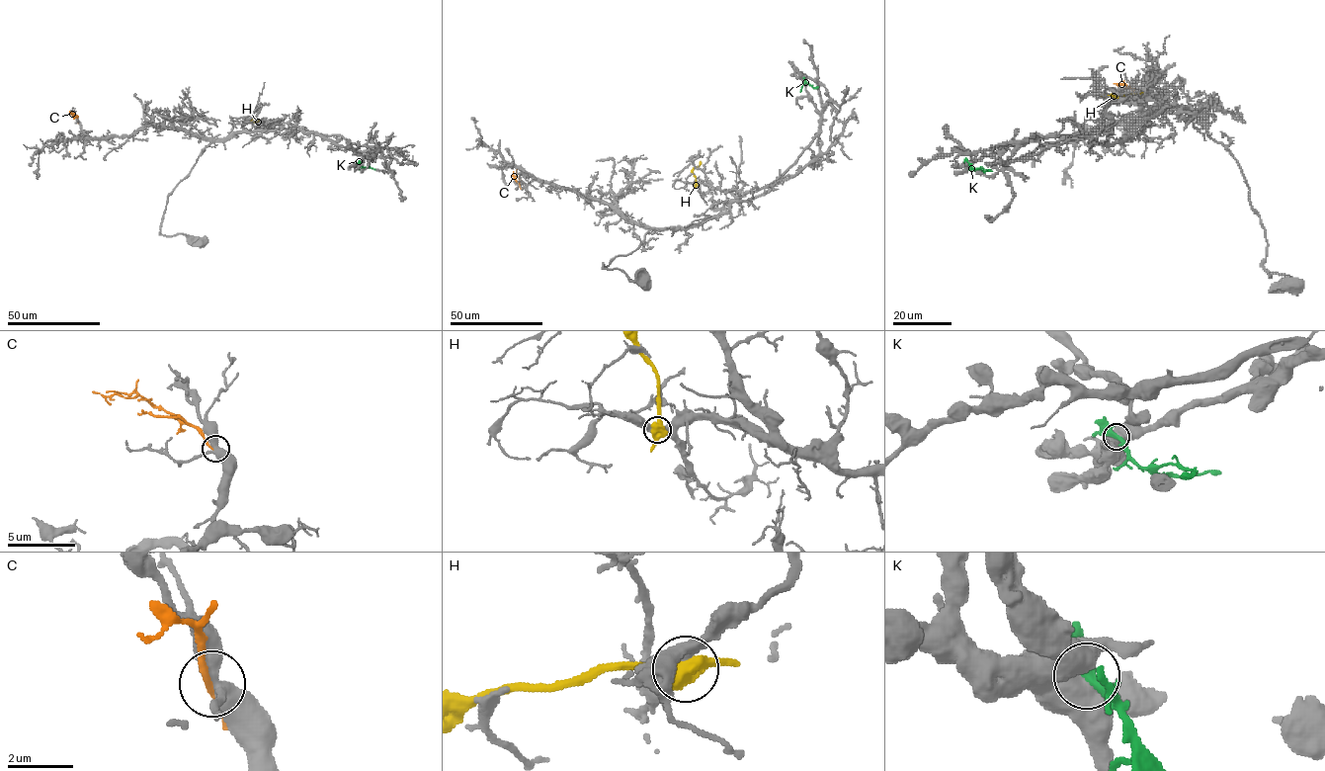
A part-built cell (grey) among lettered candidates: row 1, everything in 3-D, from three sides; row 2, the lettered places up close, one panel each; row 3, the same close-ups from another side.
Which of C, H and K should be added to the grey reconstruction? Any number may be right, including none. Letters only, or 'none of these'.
none of these

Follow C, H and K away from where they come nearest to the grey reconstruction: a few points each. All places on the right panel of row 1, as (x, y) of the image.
C: (1141, 95), (1125, 84), (1114, 83)
H: (1138, 92), (1101, 95)
K: (969, 162), (974, 169), (982, 168), (984, 171)

